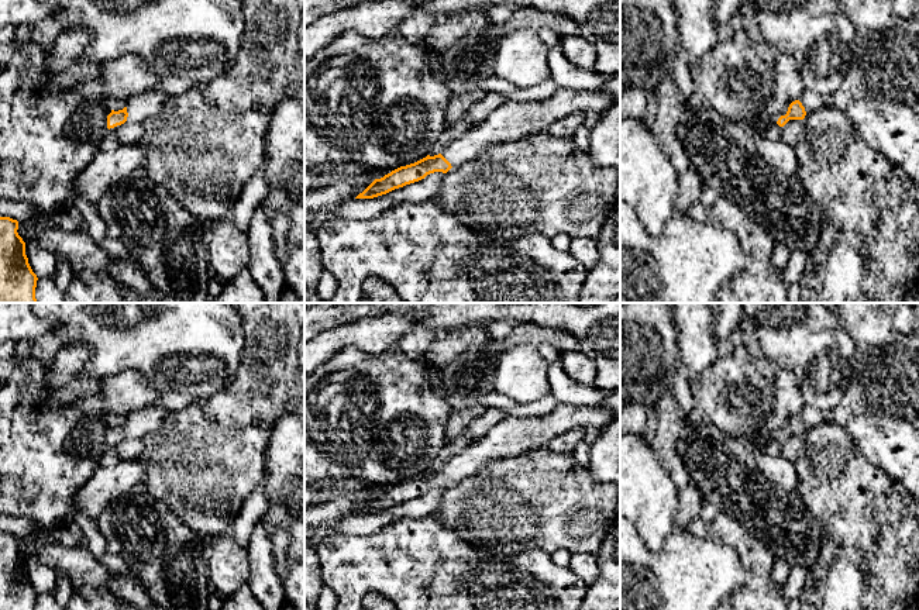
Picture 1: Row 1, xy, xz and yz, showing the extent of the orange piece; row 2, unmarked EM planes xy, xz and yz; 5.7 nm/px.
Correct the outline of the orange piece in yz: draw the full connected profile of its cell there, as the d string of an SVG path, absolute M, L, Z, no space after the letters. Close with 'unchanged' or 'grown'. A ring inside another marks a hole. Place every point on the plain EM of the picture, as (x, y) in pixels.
M795 416L785 425L775 428L775 438L784 442L789 435L803 435L805 431L805 423L799 416Z; grown

